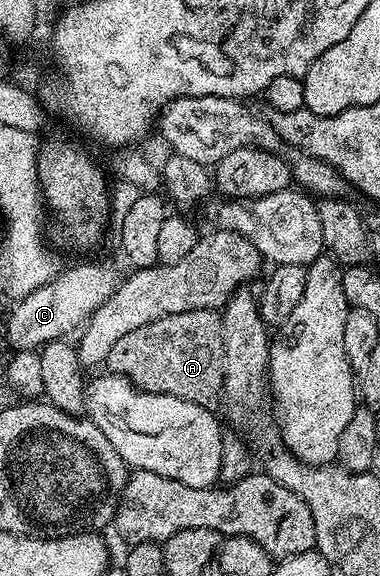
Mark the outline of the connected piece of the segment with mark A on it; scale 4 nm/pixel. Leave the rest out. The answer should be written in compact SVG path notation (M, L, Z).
M211 309L199 311L183 311L179 315L167 315L163 319L155 319L155 323L143 323L135 331L123 335L111 347L111 355L107 362L108 372L126 377L132 385L142 389L144 393L159 395L175 395L179 399L187 399L191 403L209 407L213 400L223 393L225 383L225 352L223 351L223 335L221 334L221 314Z

